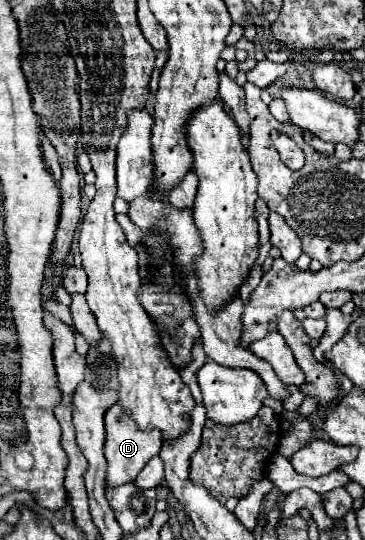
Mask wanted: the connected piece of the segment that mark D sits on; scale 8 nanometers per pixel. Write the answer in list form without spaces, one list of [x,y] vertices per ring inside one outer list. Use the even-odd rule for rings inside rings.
[[[113,404],[107,412],[105,412],[105,430],[107,430],[107,438],[105,438],[105,458],[107,458],[107,486],[117,486],[117,484],[125,484],[137,478],[139,470],[145,466],[145,462],[149,458],[153,458],[159,448],[161,448],[161,430],[141,430],[137,426],[137,422],[133,422],[131,416],[127,416],[127,412],[121,408],[121,404]]]

